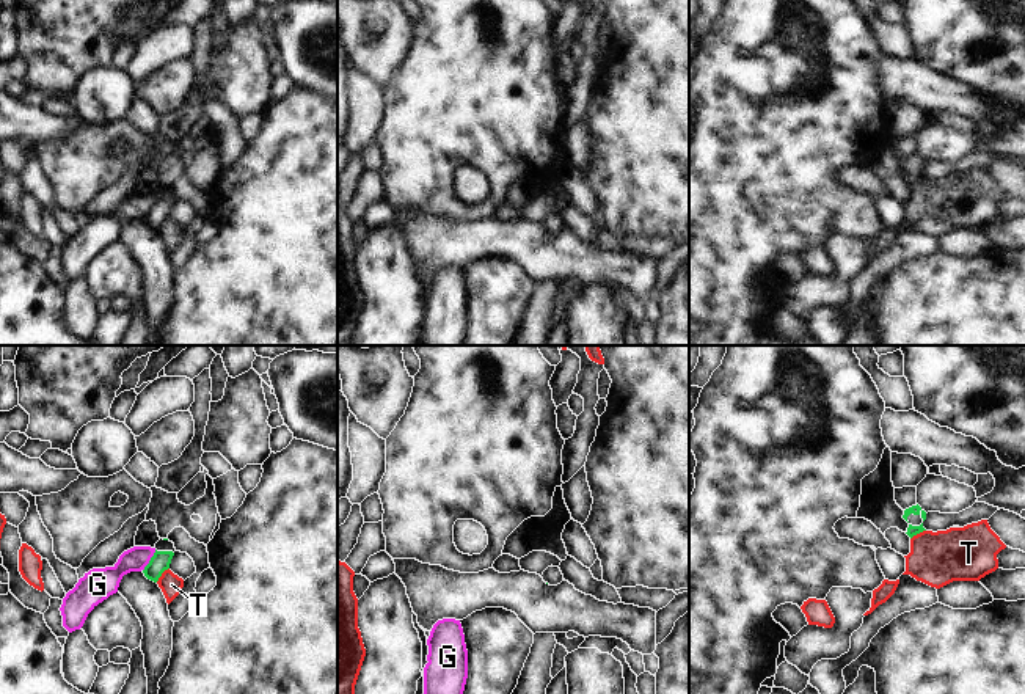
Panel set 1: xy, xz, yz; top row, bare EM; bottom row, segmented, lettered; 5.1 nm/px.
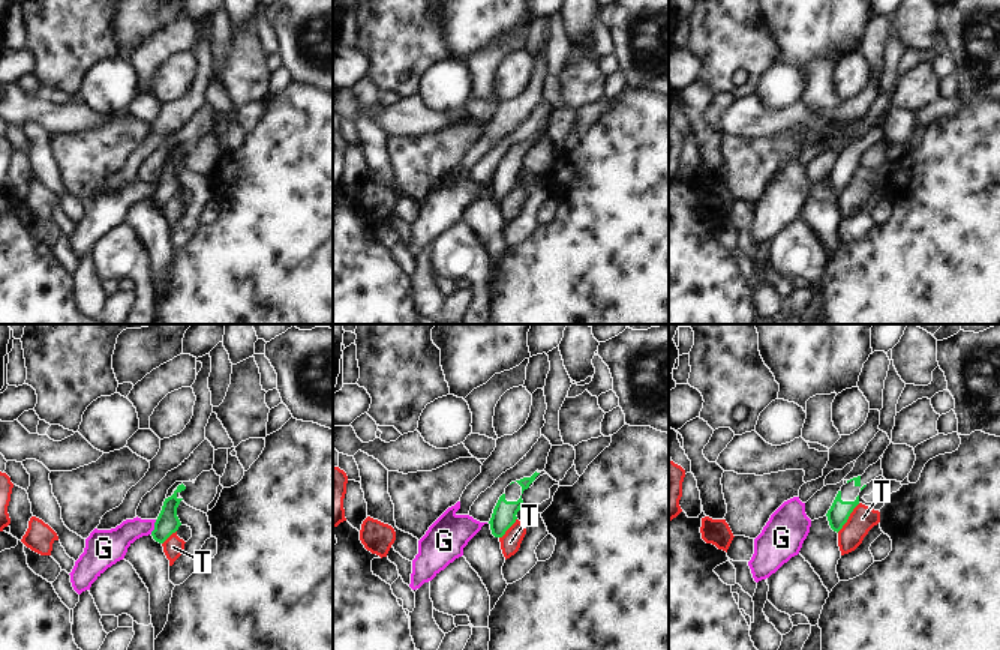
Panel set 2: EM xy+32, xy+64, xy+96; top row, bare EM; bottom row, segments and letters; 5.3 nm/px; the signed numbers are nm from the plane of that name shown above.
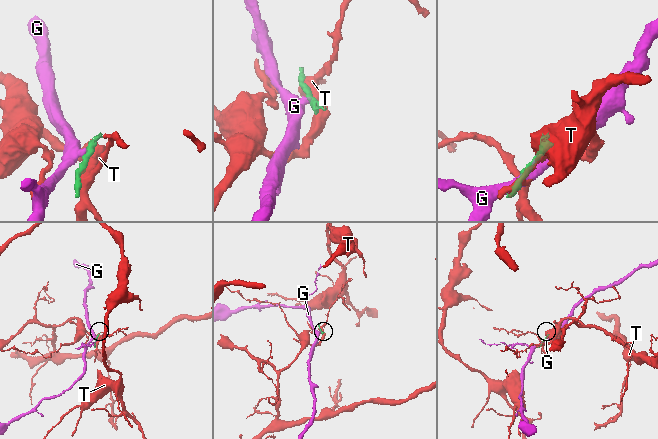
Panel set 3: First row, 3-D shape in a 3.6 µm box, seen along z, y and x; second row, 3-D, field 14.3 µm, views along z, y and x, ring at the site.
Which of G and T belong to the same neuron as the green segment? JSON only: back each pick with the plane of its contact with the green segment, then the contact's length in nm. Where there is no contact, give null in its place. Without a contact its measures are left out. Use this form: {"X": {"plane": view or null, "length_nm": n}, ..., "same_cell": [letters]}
{"same_cell": []}

